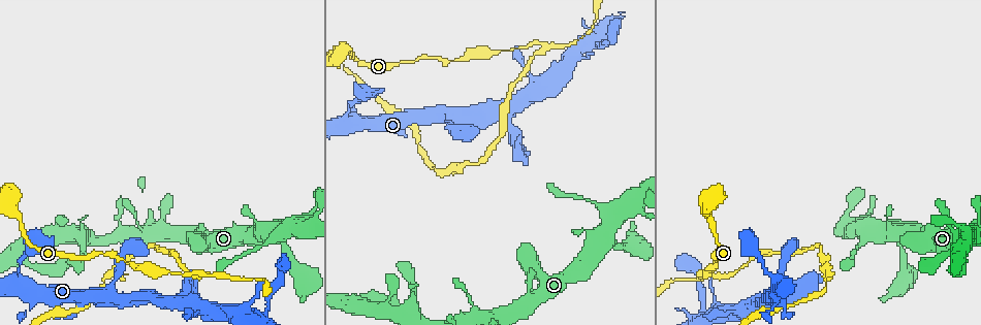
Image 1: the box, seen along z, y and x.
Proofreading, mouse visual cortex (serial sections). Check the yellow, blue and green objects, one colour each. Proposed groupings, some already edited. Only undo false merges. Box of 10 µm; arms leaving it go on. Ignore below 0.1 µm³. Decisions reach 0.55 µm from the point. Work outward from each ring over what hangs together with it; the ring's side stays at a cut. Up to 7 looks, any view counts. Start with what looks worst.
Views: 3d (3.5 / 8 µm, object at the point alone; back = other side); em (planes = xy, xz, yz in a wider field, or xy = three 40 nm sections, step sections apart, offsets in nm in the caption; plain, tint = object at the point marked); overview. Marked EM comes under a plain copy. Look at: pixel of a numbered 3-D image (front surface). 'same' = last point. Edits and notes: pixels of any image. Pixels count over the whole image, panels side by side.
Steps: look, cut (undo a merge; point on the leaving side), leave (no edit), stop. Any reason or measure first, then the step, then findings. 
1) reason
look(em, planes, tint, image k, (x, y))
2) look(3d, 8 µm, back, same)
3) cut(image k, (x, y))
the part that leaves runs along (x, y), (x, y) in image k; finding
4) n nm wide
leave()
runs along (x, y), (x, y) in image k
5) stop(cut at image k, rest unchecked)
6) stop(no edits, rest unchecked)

two arms in line, one across
look(3d, 3.5 µm, image 1, (206, 276))

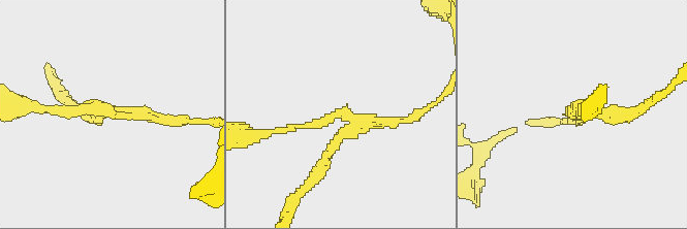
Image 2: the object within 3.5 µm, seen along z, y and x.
3 arms; arms of 100, 150, 200 nm
look(em, planes, tint, image 2, (340, 115))

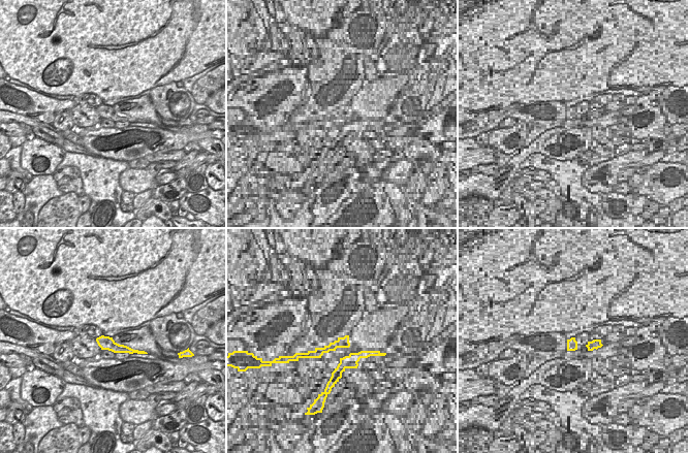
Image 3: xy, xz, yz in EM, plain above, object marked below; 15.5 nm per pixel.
cut it another way
look(em, xy, step 2, tint, same)

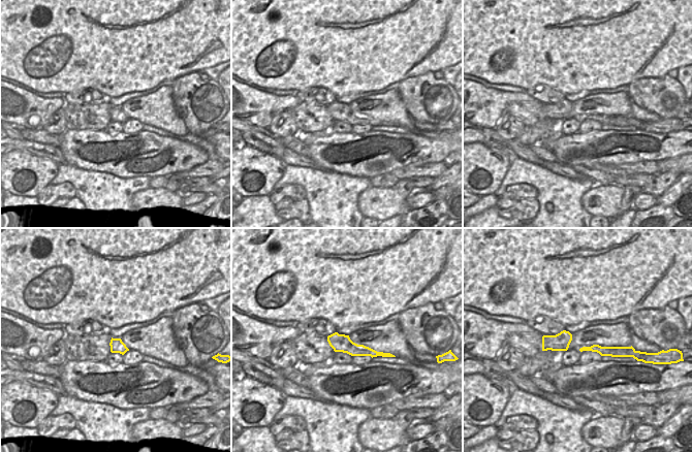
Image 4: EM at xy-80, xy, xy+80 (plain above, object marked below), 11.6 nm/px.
220 nm wide
cut(image 2, (611, 110))
the part that leaves runs along (348, 125), (316, 175), (294, 199) in image 2; two cells meet here

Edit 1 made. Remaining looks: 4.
see it whole again
look(overview)

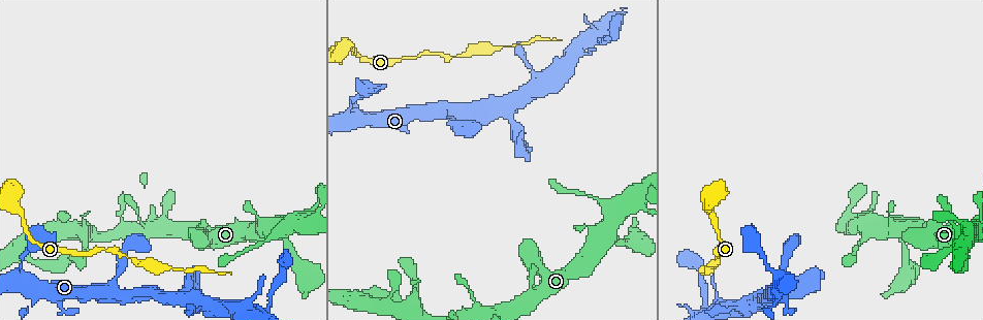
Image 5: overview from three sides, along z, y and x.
sudden change in width
look(3d, 3.5 µm, image 5, (361, 97))

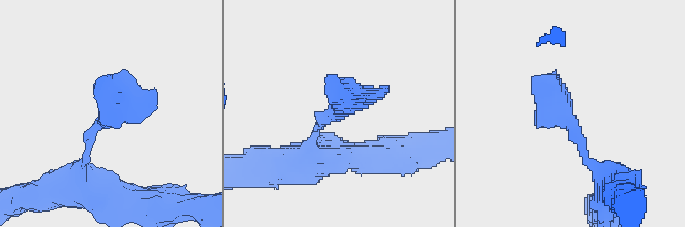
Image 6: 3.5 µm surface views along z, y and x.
look(em, xy, step 2, tint, image 6, (333, 108))

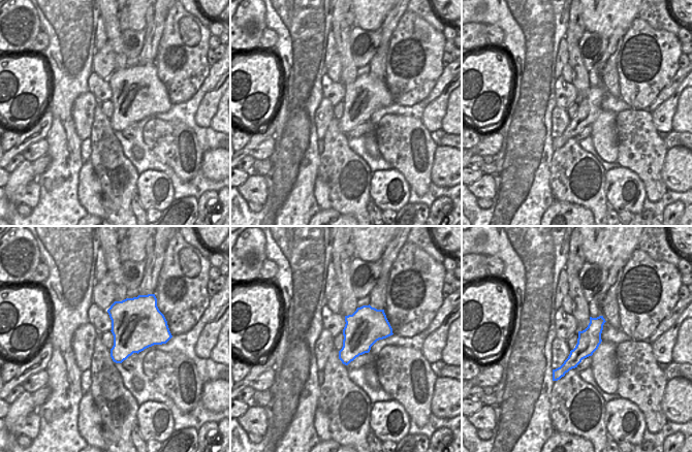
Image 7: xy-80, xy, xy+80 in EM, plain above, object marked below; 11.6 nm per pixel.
leave()
runs along (600, 319), (586, 347), (555, 378) in image 7; all the same cell

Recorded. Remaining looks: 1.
stop(cut at image 2, rest unchecked)

